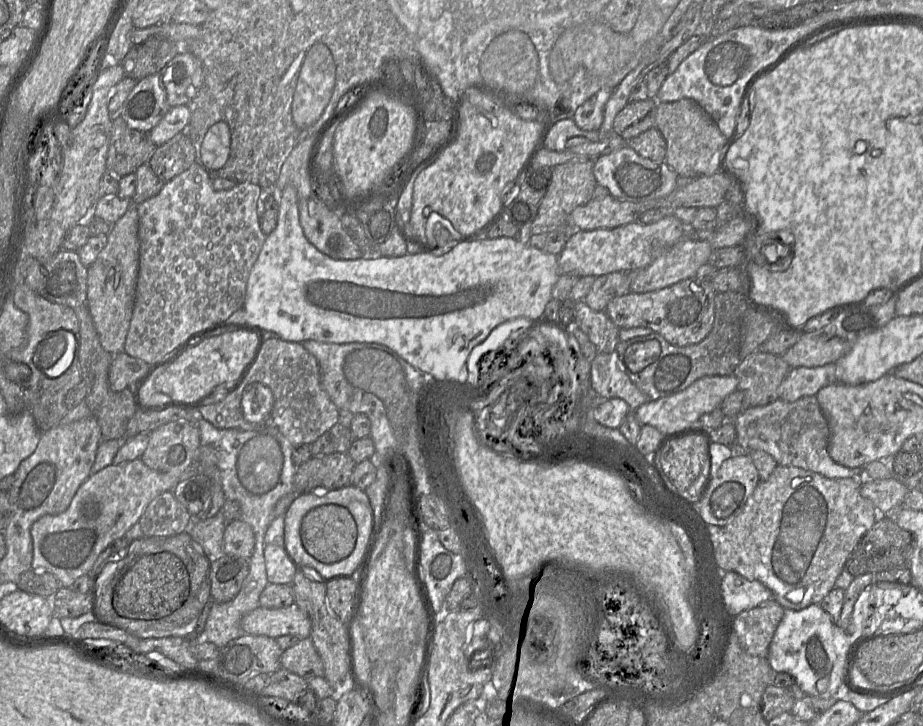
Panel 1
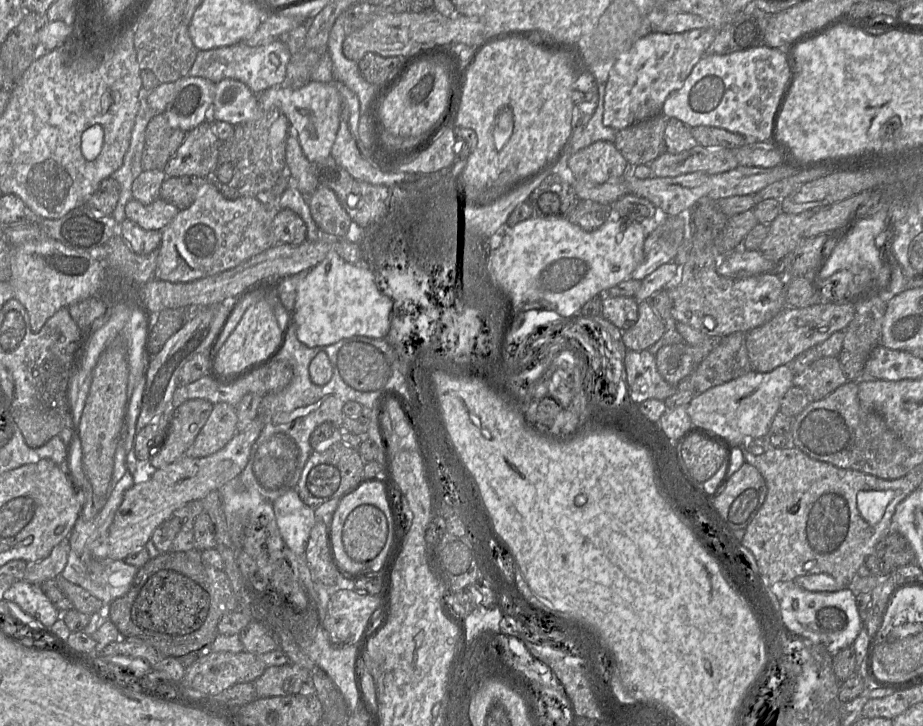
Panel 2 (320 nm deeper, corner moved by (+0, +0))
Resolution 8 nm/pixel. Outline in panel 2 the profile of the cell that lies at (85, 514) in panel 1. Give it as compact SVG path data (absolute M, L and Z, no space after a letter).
M257 415L243 431L217 452L202 458L183 456L176 462L155 471L151 479L134 484L128 489L119 506L108 536L104 542L92 549L92 557L97 559L124 560L132 552L145 547L153 532L165 520L192 500L202 500L213 491L220 491L224 485L237 477L245 468L251 448L257 440L264 422Z

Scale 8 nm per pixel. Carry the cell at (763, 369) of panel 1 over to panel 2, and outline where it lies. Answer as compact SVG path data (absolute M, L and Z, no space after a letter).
M822 357L795 374L793 385L805 391L813 400L821 400L849 380L838 357Z

